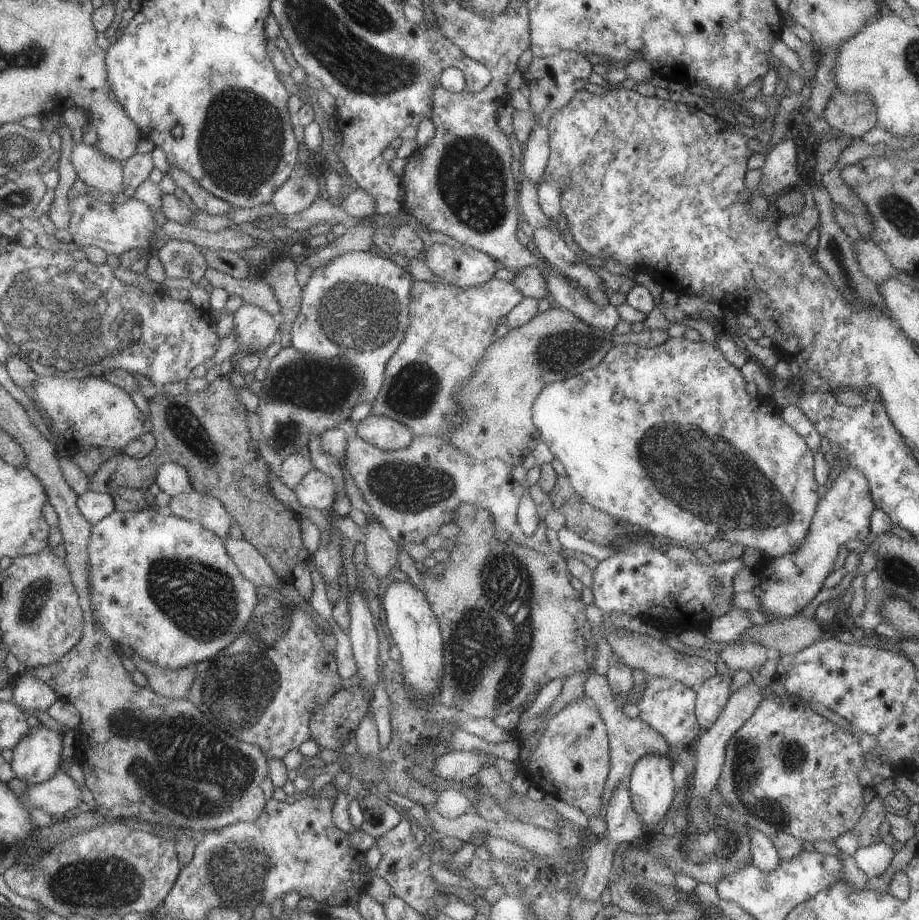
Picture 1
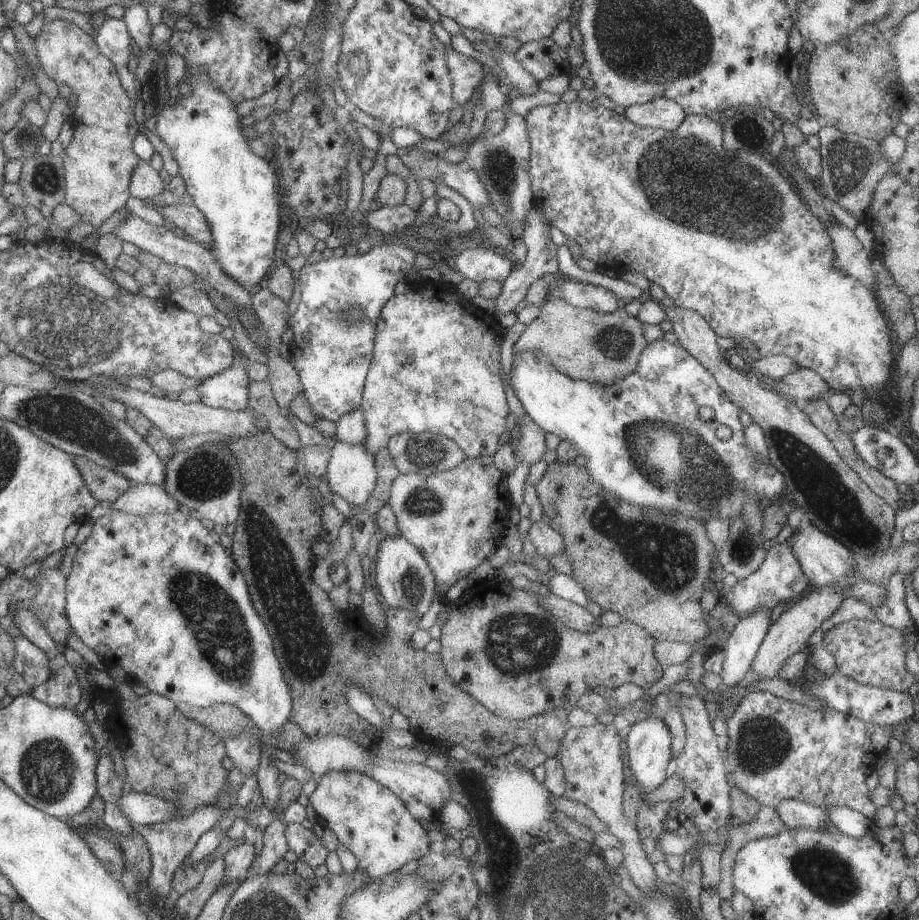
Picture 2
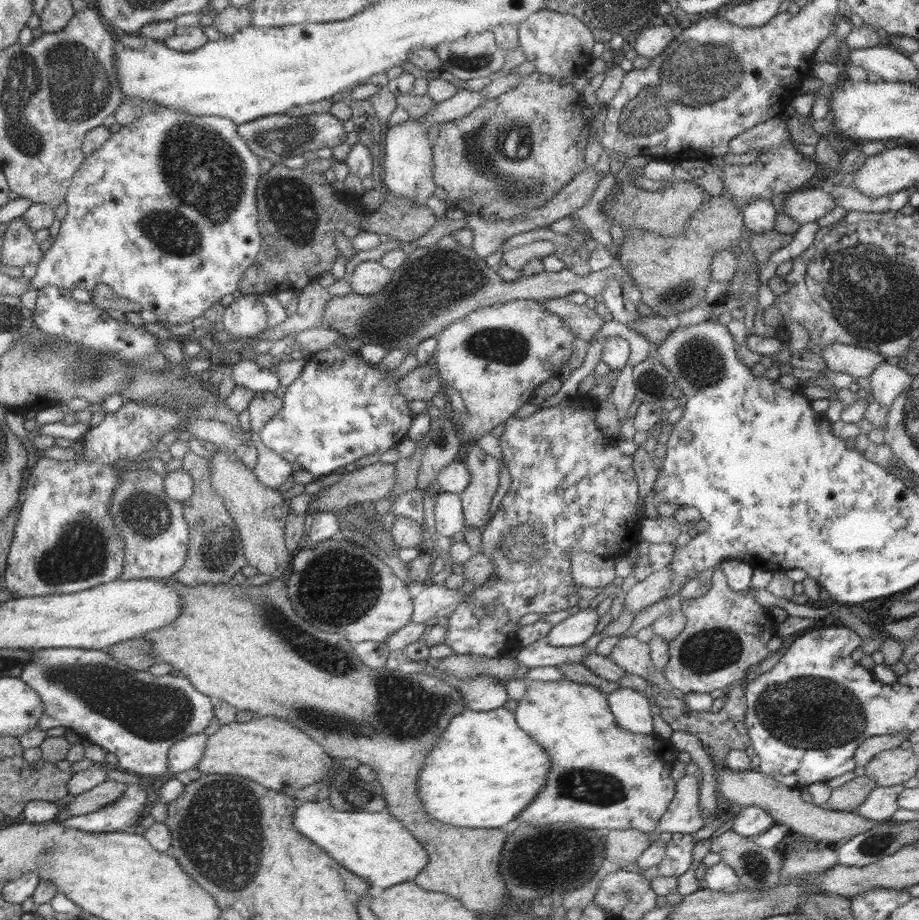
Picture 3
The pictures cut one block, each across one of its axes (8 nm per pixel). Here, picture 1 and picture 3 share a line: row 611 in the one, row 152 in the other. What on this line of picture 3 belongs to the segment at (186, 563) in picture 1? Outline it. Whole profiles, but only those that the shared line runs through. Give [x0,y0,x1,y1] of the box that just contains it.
[28,106,263,323]

